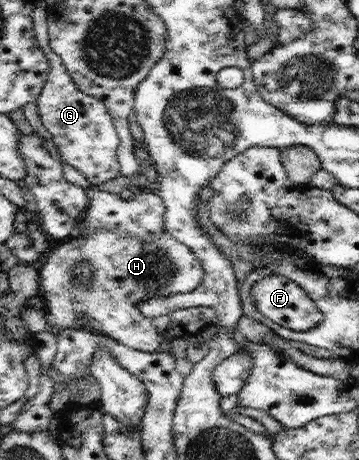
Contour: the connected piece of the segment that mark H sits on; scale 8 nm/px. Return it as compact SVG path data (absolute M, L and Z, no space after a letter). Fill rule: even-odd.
M103 227L89 233L86 237L71 236L68 242L55 246L47 254L47 262L39 269L39 272L40 288L37 295L45 301L48 310L45 318L53 326L52 331L55 335L59 335L65 329L87 329L110 337L129 348L153 353L160 349L168 337L170 339L176 335L188 337L193 331L209 326L216 319L215 311L209 307L182 308L152 319L145 318L139 310L138 302L141 302L143 298L158 294L171 296L195 291L198 290L202 281L204 268L201 261L186 244L173 238L166 230L161 236L149 242L143 242L119 231L110 231ZM81 261L87 261L93 271L90 284L78 282L76 274L72 272L76 262Z

